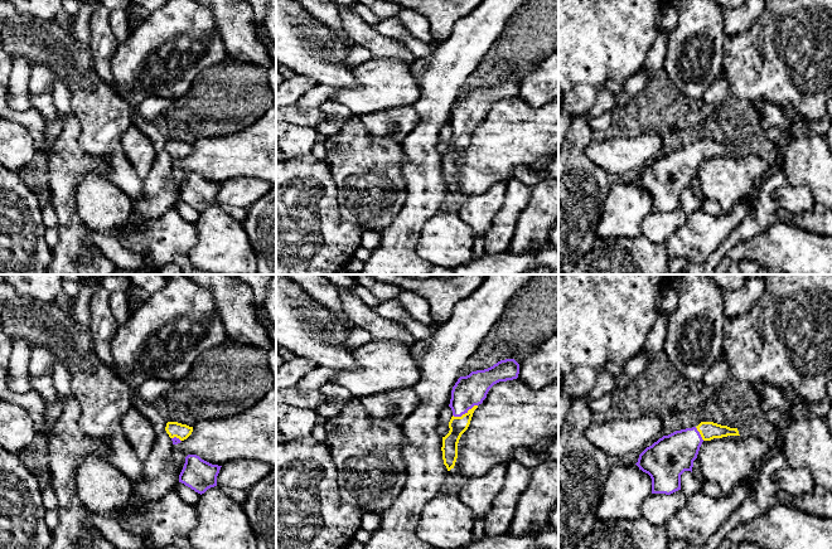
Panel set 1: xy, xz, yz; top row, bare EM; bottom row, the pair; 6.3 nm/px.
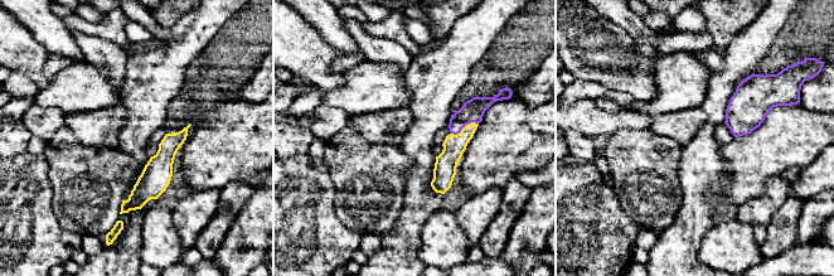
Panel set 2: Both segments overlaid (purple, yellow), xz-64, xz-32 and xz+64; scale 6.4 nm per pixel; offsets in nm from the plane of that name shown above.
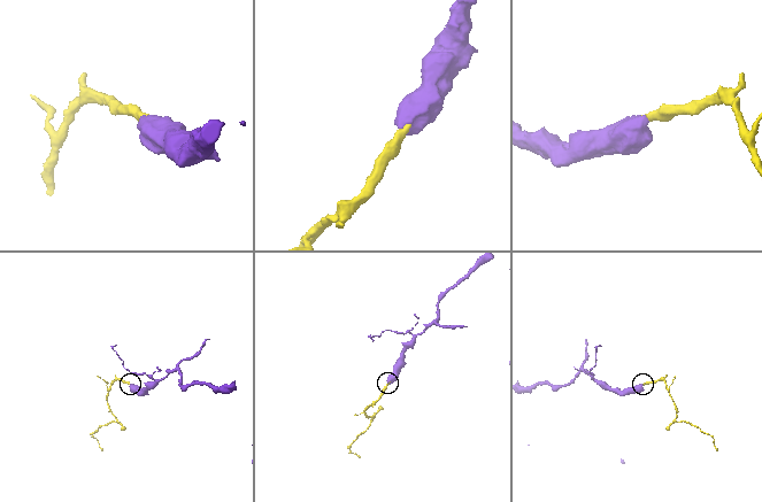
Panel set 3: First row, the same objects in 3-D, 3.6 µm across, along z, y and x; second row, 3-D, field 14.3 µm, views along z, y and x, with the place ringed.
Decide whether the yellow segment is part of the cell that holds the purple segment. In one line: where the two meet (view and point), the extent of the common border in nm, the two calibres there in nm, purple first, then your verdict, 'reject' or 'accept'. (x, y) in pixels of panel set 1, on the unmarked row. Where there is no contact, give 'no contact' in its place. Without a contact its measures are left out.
xz (464, 131) | 180 nm | 200/110 nm | accept

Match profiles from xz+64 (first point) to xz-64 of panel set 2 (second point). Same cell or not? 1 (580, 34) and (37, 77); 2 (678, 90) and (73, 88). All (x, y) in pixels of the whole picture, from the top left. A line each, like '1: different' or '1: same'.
1: same
2: same

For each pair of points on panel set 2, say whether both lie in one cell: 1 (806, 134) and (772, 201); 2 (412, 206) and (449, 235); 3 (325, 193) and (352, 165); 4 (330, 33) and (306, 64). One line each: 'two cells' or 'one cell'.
1: two cells
2: two cells
3: two cells
4: two cells

